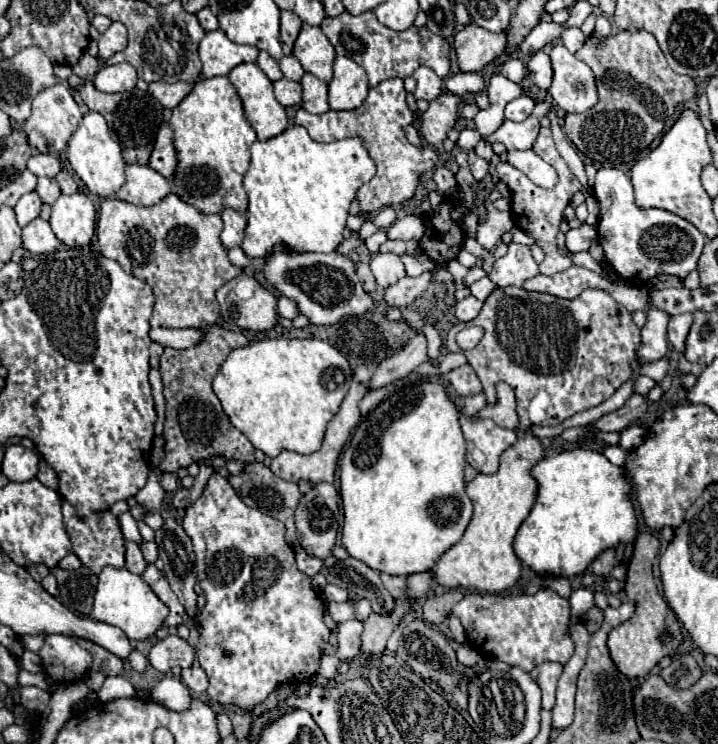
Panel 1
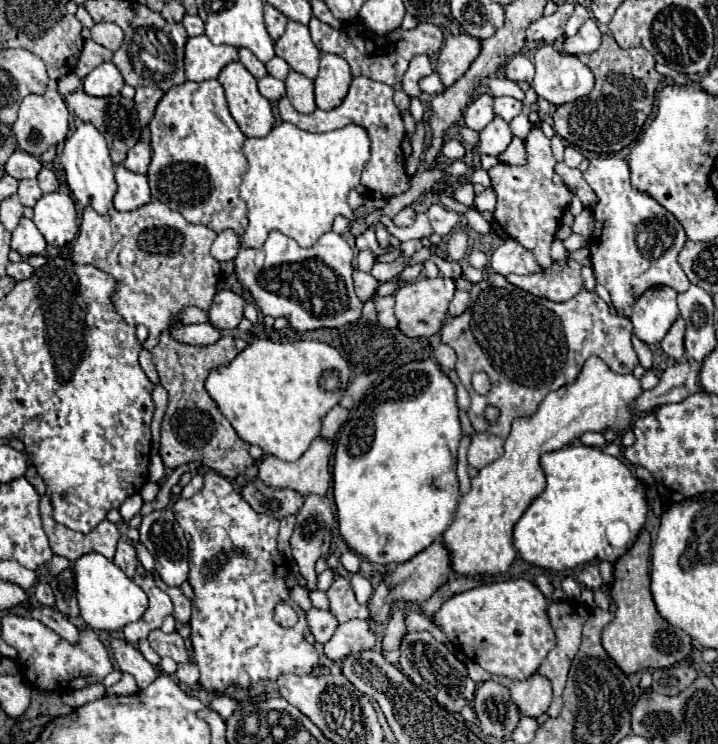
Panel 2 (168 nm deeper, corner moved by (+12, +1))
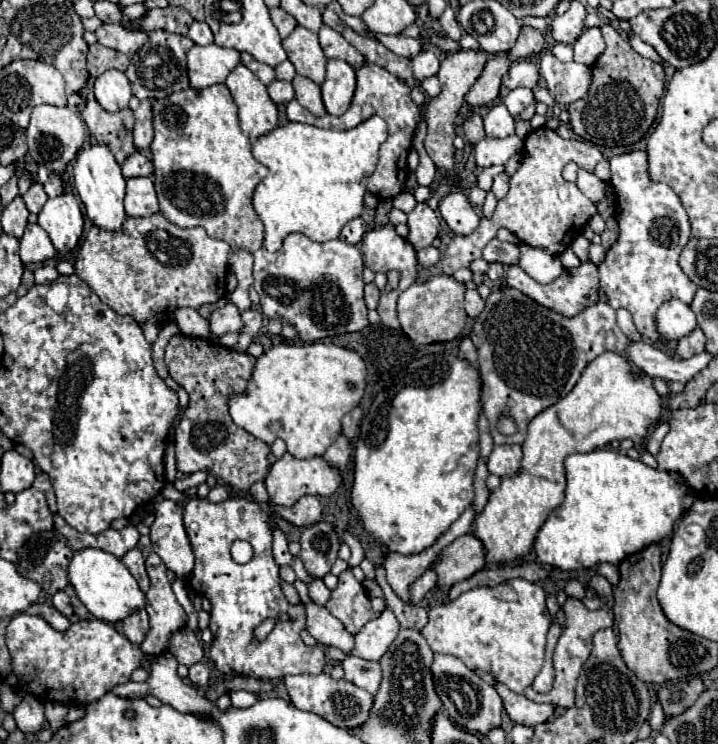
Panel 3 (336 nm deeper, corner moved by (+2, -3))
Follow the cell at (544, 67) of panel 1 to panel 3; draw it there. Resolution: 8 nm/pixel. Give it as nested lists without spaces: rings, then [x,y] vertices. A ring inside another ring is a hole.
[[[518,60],[510,66],[510,70],[504,74],[502,78],[502,86],[506,86],[508,90],[514,90],[514,88],[534,88],[536,82],[538,82],[538,68],[536,64],[532,64],[530,60]]]

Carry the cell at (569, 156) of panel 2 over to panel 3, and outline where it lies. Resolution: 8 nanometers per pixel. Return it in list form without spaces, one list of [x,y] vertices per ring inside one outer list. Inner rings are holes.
[[[542,126],[538,130],[532,130],[524,140],[524,152],[520,168],[514,176],[510,176],[510,190],[508,194],[498,200],[496,210],[492,218],[482,218],[478,230],[474,230],[470,236],[454,236],[448,244],[442,266],[444,274],[452,276],[456,270],[468,266],[472,260],[482,256],[482,248],[496,236],[500,228],[510,230],[520,242],[542,248],[552,256],[562,254],[576,236],[582,234],[586,222],[598,214],[596,204],[584,196],[576,184],[566,182],[562,178],[562,170],[568,162],[576,162],[582,170],[594,172],[596,164],[602,160],[602,152],[596,144],[586,142],[582,138],[568,138],[564,140],[554,130]]]

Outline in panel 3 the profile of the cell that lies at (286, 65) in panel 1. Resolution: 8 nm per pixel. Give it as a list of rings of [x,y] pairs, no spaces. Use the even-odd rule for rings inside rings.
[[[290,60],[280,62],[274,70],[276,70],[276,78],[278,78],[278,80],[286,80],[286,82],[290,82],[290,80],[294,78],[294,74],[296,74],[296,70],[294,70],[294,66],[292,66]]]

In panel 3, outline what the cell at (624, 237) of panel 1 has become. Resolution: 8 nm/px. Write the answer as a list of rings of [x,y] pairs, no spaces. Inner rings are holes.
[[[644,150],[612,156],[610,166],[610,184],[618,202],[616,220],[620,226],[620,236],[606,252],[604,262],[598,266],[600,286],[612,308],[626,308],[634,316],[636,330],[642,338],[666,348],[668,356],[676,356],[678,340],[666,340],[656,330],[656,312],[660,304],[672,298],[690,304],[698,288],[678,264],[678,256],[690,240],[688,214],[668,184],[650,180],[648,156]]]

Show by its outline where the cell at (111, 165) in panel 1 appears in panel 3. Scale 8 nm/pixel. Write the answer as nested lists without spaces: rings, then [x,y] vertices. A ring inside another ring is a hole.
[[[92,144],[78,152],[76,164],[74,164],[74,188],[94,226],[108,230],[108,232],[116,232],[122,228],[122,224],[126,220],[126,212],[124,212],[124,204],[122,204],[124,186],[126,186],[126,180],[120,172],[120,166],[116,164],[112,152],[106,146]]]

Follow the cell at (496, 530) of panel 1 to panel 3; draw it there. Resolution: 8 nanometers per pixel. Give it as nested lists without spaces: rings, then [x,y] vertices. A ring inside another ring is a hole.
[[[616,352],[596,356],[584,368],[574,390],[528,424],[528,436],[522,444],[522,468],[516,476],[502,478],[500,488],[492,490],[486,508],[476,516],[474,534],[486,548],[486,562],[512,562],[528,554],[540,526],[564,502],[566,456],[604,448],[612,440],[630,438],[636,444],[644,442],[650,426],[660,416],[662,398],[648,374],[636,374],[632,364]]]

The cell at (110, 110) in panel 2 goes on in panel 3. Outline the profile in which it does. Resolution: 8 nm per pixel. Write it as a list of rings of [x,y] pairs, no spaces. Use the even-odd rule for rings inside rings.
[[[90,92],[86,96],[86,106],[82,110],[82,118],[88,124],[90,136],[98,144],[106,144],[110,152],[114,154],[116,162],[122,164],[130,154],[136,152],[132,142],[132,126],[134,126],[134,114],[130,108],[120,112],[106,112],[94,94]]]

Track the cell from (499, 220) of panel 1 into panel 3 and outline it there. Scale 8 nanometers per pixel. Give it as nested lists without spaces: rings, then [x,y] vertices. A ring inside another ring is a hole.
[[[490,166],[490,168],[482,170],[482,174],[478,176],[478,186],[480,186],[482,190],[490,190],[490,188],[492,188],[492,178],[494,178],[496,174],[502,174],[502,172],[504,172],[504,166]]]

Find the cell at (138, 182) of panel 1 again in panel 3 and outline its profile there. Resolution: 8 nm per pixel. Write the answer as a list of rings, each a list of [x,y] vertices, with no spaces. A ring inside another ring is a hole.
[[[128,178],[124,208],[128,216],[152,216],[158,212],[158,200],[152,178]]]

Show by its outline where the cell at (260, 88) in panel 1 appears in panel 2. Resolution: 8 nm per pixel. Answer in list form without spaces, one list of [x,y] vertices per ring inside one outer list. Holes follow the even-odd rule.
[[[230,62],[222,68],[218,82],[224,86],[228,108],[240,130],[248,138],[264,138],[274,126],[270,102],[258,92],[256,78],[242,62]]]

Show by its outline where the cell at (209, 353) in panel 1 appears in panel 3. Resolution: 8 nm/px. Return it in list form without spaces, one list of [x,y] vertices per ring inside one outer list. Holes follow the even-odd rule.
[[[184,334],[170,338],[166,346],[168,374],[190,396],[188,410],[176,428],[176,464],[182,474],[204,470],[232,490],[248,492],[254,482],[264,480],[270,472],[270,446],[238,428],[228,414],[230,396],[246,392],[254,364],[256,358],[250,354],[226,348],[208,338],[190,338]]]

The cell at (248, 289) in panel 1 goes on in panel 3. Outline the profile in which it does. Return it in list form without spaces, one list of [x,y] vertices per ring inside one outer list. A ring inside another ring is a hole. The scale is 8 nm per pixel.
[[[226,304],[224,308],[216,308],[210,316],[210,330],[216,336],[228,334],[228,332],[240,332],[242,330],[242,316],[234,304]]]

